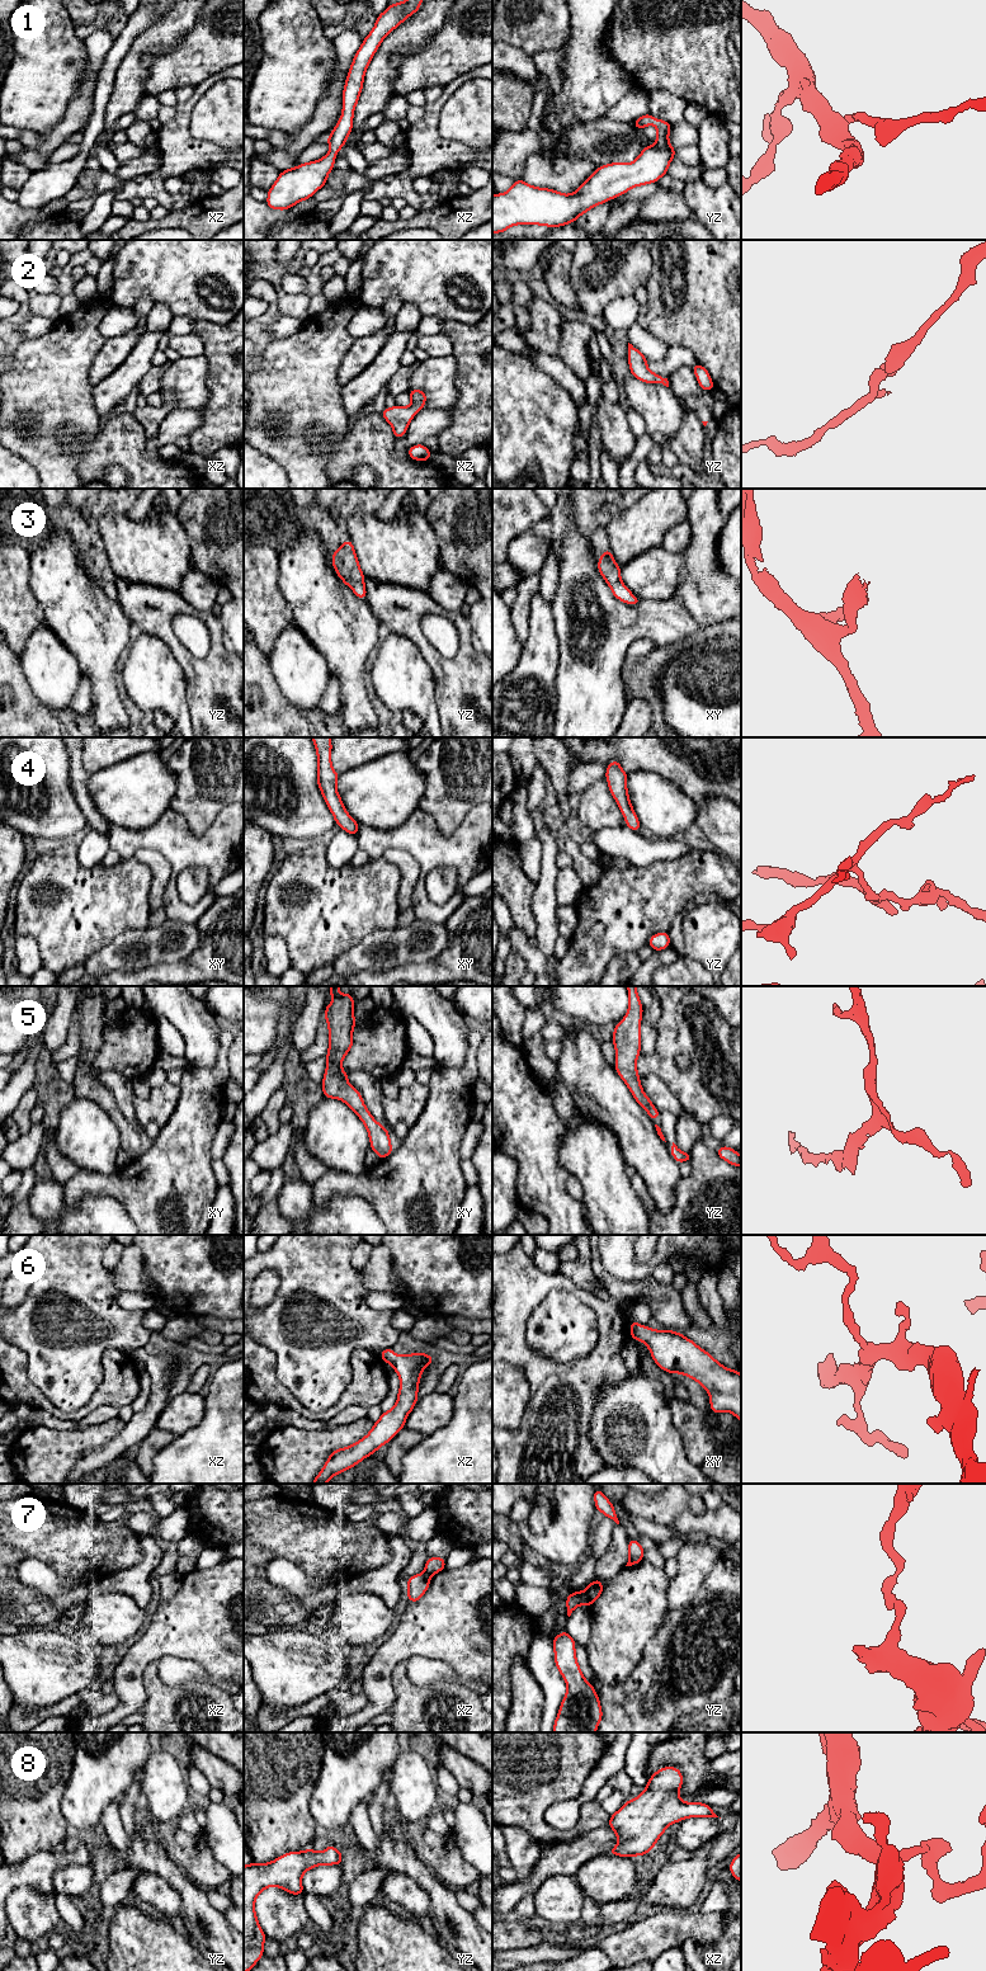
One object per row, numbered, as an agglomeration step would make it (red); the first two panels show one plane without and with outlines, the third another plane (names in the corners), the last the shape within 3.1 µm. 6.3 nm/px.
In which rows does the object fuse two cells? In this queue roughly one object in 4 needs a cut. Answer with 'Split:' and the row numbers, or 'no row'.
Split: 7

